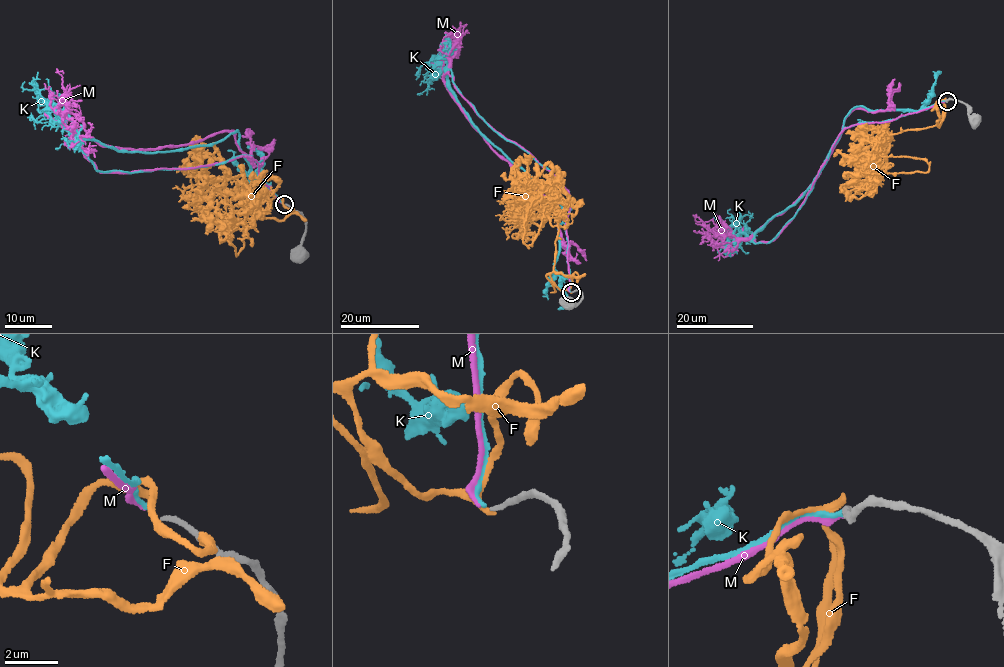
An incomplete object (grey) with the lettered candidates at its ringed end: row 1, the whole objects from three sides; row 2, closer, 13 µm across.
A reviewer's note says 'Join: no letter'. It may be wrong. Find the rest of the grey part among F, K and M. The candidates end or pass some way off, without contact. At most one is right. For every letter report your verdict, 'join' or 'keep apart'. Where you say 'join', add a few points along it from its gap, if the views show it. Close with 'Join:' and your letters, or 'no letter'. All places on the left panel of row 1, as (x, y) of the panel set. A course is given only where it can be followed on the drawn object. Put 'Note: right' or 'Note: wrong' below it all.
F: keep apart
K: keep apart
M: keep apart
Join: no letter
Note: right

